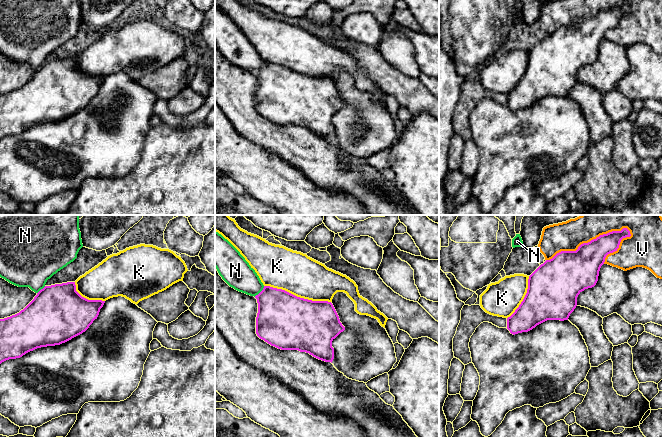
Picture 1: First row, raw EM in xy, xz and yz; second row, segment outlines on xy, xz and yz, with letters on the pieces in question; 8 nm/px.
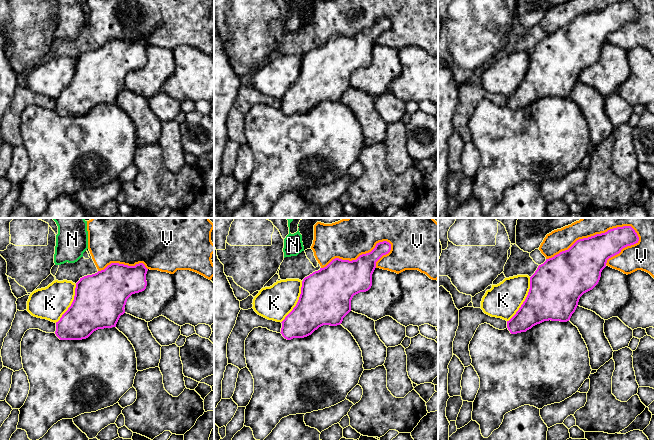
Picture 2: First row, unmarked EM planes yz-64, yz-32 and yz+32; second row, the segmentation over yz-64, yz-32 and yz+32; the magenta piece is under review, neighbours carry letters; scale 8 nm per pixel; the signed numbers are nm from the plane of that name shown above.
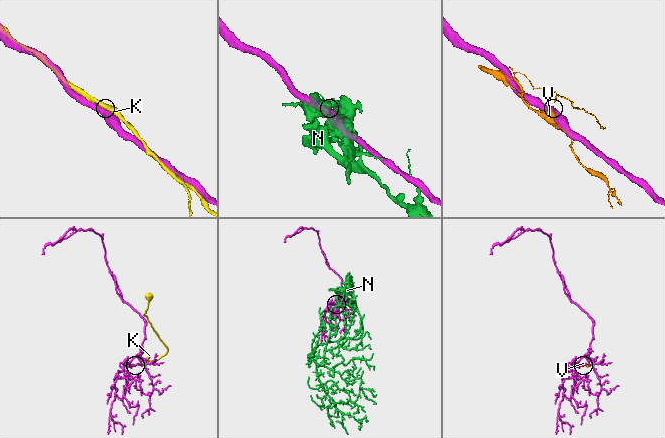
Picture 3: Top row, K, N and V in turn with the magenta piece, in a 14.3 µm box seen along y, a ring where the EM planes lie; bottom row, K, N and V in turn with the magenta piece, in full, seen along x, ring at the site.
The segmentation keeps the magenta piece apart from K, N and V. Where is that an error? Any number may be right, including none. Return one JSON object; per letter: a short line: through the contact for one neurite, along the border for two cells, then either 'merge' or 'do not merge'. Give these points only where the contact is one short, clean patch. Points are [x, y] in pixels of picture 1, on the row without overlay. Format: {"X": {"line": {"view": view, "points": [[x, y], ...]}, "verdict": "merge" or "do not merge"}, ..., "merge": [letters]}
{"K": {"verdict": "merge"}, "N": {"verdict": "do not merge"}, "V": {"verdict": "do not merge"}, "merge": ["K"]}

